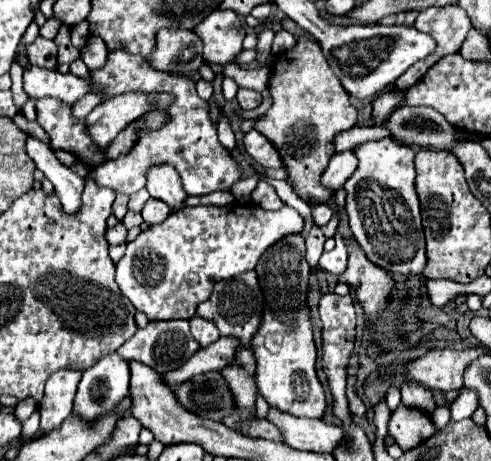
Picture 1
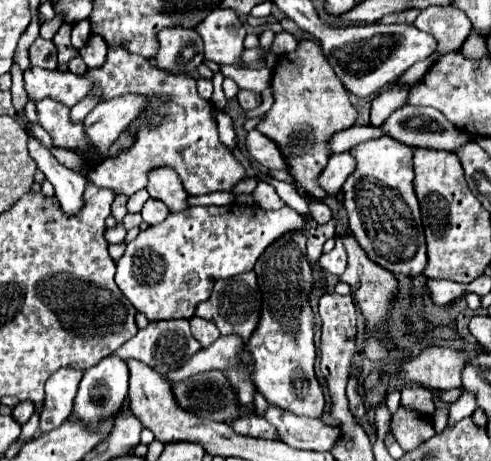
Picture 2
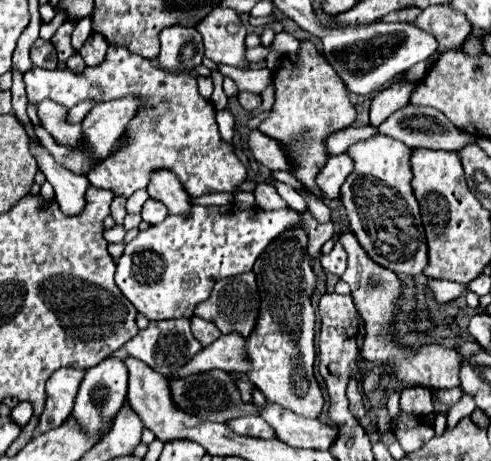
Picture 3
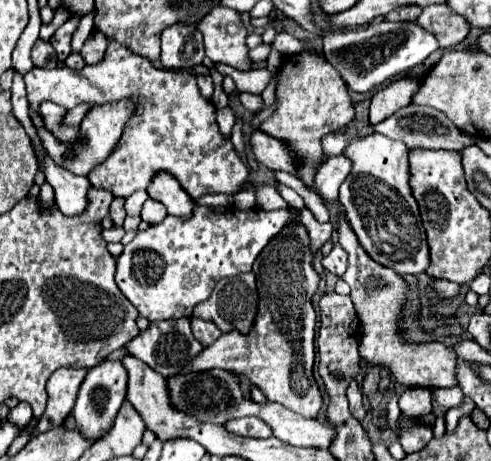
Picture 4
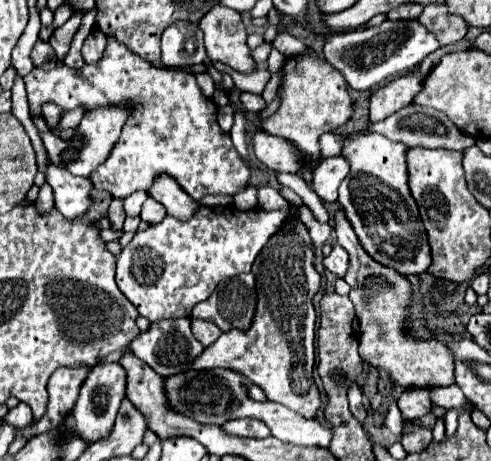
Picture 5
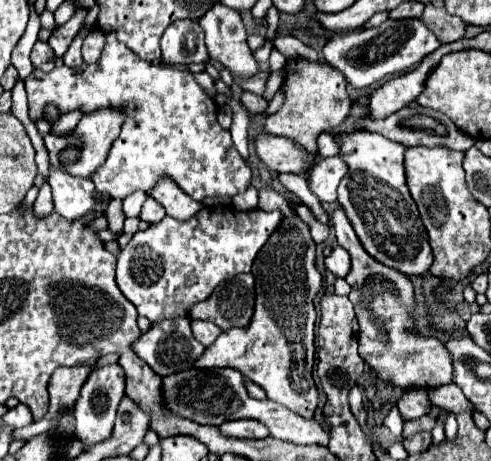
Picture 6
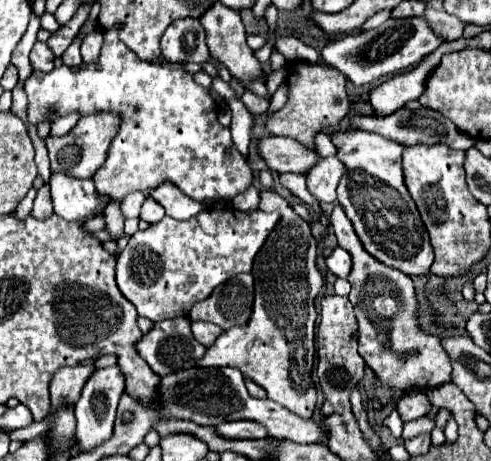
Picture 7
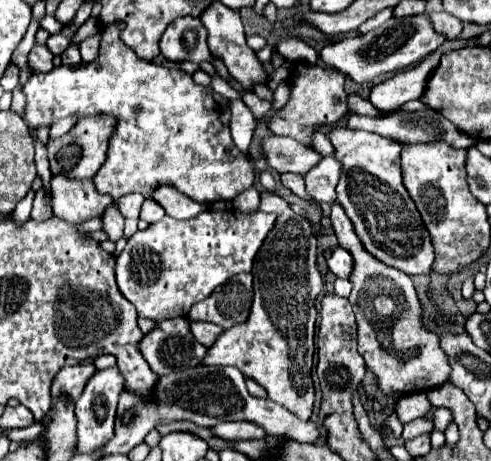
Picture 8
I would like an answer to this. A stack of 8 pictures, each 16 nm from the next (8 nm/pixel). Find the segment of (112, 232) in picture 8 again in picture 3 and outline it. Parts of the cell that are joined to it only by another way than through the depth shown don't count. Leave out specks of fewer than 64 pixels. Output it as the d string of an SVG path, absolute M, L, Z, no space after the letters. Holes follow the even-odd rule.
M116 196L116 198L114 198L114 202L112 202L112 206L110 206L110 216L114 218L114 222L116 222L118 226L122 224L122 220L124 220L124 216L126 216L124 202L126 202L126 198L124 198L124 196Z

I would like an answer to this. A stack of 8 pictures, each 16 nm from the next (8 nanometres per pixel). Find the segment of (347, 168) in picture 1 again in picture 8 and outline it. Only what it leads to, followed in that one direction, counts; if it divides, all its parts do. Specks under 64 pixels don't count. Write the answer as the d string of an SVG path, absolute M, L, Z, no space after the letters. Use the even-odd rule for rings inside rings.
M326 156L312 168L306 176L306 192L318 204L332 204L336 200L336 184L340 178L340 162L332 156Z

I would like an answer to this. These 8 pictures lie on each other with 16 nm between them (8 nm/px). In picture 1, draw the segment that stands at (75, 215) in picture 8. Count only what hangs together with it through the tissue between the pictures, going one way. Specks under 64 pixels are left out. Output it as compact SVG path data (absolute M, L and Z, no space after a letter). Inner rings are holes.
M28 136L26 150L28 150L30 158L36 162L38 170L42 170L44 176L54 184L62 210L66 214L76 214L82 206L82 192L84 192L86 178L82 178L76 172L72 172L70 168L62 166L56 160L56 156L50 152L50 148L46 144L42 144L40 140L36 140L34 136Z

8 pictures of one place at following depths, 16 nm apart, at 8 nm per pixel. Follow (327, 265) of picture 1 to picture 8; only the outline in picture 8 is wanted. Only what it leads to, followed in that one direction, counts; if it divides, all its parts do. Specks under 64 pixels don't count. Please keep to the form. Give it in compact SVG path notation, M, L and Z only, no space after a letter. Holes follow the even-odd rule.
M336 248L332 252L332 256L328 258L328 268L330 272L334 272L338 278L348 278L352 274L352 254L344 248Z

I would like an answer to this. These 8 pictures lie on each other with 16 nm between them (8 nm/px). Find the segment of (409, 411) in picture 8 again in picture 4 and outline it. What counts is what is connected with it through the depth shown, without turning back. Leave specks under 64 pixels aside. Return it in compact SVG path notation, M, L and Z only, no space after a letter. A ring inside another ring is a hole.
M408 388L402 392L398 400L400 410L404 412L406 418L422 418L430 414L432 410L432 400L430 400L430 390L424 388Z

